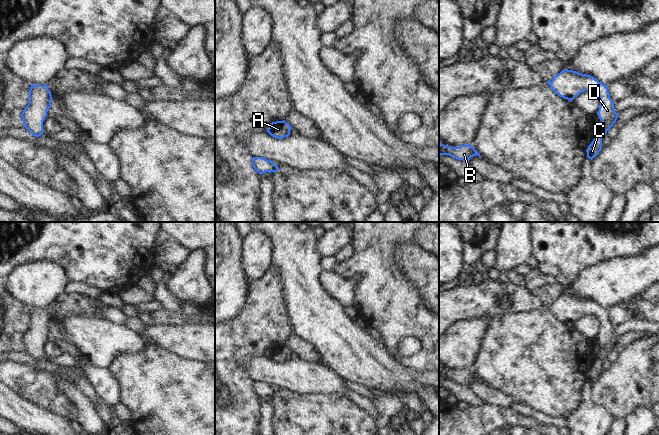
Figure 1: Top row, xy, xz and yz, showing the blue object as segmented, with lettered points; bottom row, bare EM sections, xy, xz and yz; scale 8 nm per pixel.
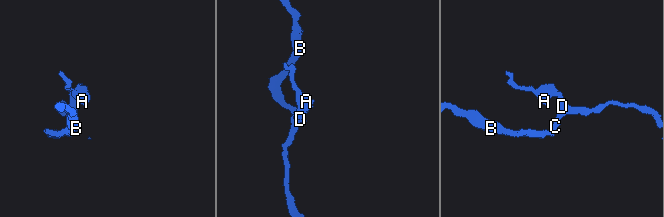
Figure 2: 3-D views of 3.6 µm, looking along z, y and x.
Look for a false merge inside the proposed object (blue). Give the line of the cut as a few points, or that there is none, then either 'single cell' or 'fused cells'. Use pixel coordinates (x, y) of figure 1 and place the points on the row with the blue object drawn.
no cut; single cell

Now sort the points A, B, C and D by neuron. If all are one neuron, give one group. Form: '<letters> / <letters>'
A B C D

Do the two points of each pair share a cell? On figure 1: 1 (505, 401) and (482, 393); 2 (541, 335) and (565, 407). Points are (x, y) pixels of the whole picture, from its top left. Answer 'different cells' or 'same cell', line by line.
1: same cell
2: same cell

